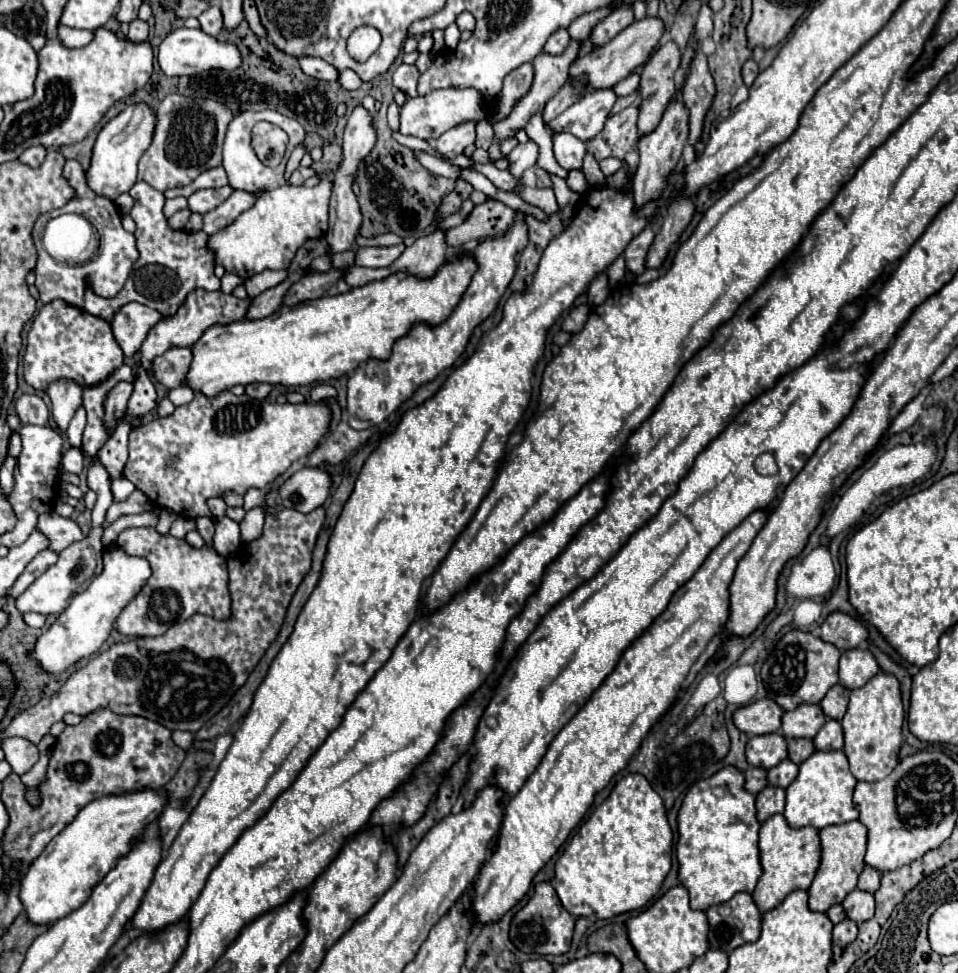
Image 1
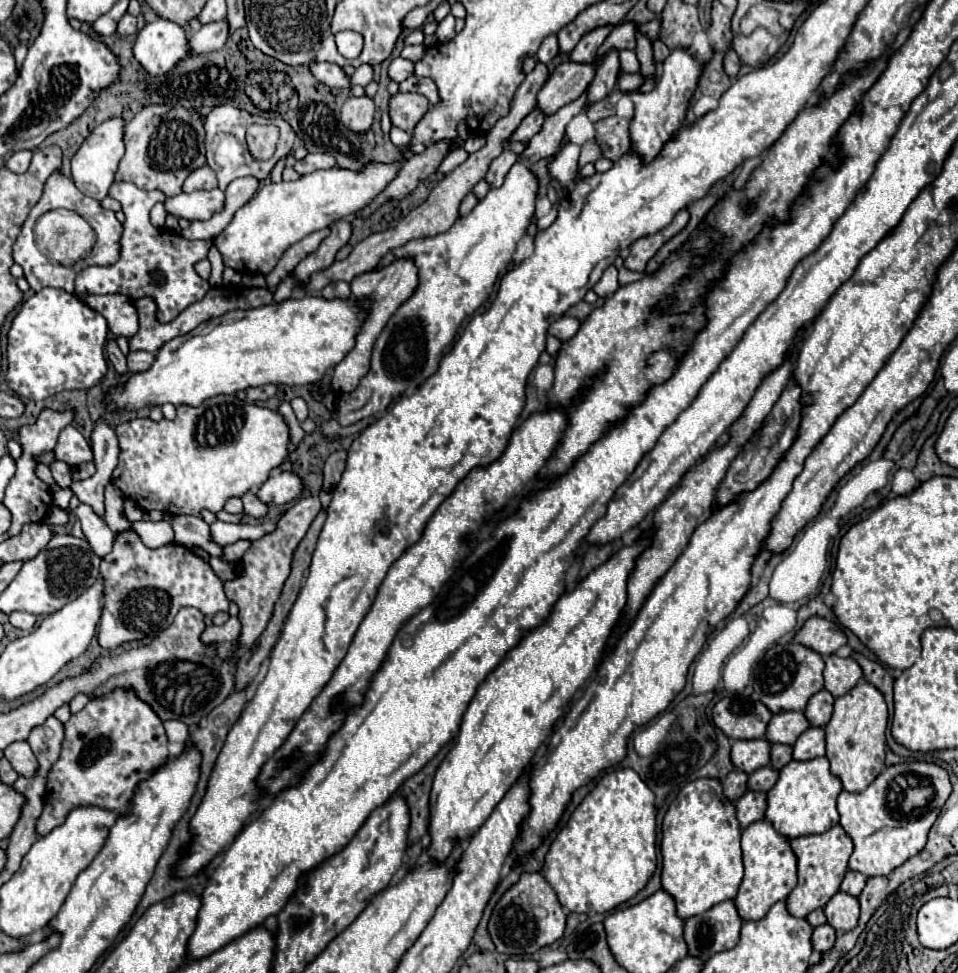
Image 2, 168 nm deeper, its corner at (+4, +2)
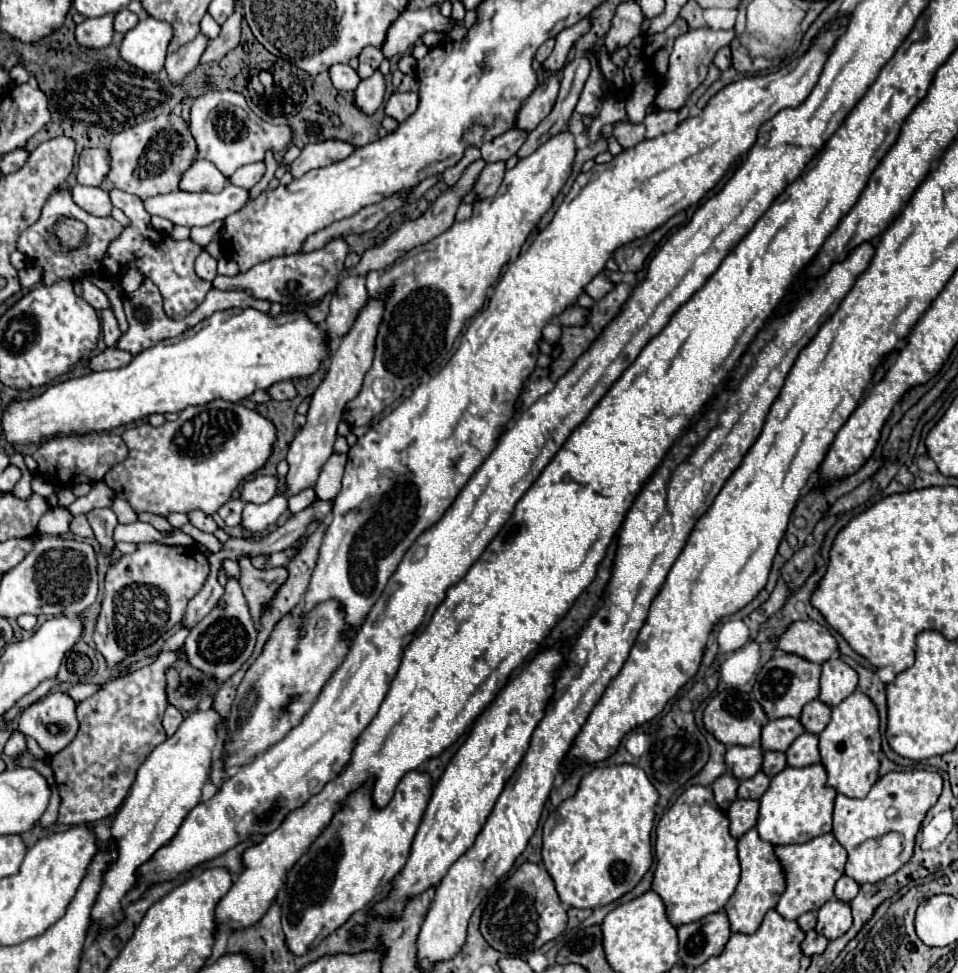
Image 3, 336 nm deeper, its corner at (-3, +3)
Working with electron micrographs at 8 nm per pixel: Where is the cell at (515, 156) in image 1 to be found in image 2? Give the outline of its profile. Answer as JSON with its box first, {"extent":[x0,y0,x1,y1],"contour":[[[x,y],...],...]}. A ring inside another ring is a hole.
{"extent":[485,147,517,189],"contour":[[[505,147],[503,153],[497,159],[493,159],[493,163],[489,165],[489,171],[485,175],[485,181],[491,185],[491,189],[497,189],[503,185],[505,173],[509,173],[509,169],[515,161],[517,161],[517,155],[509,147]]]}

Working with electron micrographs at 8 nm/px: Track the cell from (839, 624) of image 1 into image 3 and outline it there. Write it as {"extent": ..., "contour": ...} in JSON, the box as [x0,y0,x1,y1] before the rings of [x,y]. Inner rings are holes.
{"extent":[778,620,838,664],"contour":[[[806,620],[794,622],[780,638],[778,648],[798,654],[810,662],[822,664],[838,650],[838,642],[826,626],[820,626],[814,620]]]}

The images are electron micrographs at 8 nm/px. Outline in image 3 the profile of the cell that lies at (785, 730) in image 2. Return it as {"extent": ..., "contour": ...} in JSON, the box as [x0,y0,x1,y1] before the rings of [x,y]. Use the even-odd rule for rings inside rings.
{"extent":[762,718,806,752],"contour":[[[798,718],[770,720],[762,730],[762,750],[786,752],[802,732],[806,732],[806,728],[800,724]]]}

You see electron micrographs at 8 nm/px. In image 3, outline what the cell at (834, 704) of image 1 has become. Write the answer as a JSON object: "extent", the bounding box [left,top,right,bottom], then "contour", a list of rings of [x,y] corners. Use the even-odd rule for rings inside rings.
{"extent":[800,698,832,734],"contour":[[[816,698],[816,700],[812,700],[812,702],[808,702],[804,706],[802,716],[800,716],[800,722],[804,724],[804,728],[808,732],[820,734],[826,728],[828,720],[830,720],[830,712],[832,712],[832,708],[828,704],[824,704],[822,700]]]}

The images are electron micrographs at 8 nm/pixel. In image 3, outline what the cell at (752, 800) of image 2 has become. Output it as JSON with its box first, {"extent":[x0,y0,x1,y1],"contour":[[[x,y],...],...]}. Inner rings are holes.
{"extent":[726,800,760,838],"contour":[[[736,800],[726,812],[728,818],[730,818],[732,836],[740,838],[750,828],[754,828],[758,812],[760,812],[760,802],[758,800]]]}

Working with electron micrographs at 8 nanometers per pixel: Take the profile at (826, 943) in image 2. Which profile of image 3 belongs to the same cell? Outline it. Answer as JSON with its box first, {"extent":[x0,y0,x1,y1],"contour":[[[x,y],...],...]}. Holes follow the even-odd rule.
{"extent":[802,930,828,956],"contour":[[[810,930],[806,934],[806,940],[802,942],[802,950],[806,956],[814,956],[814,954],[822,954],[828,946],[828,938],[820,936],[816,930]]]}

